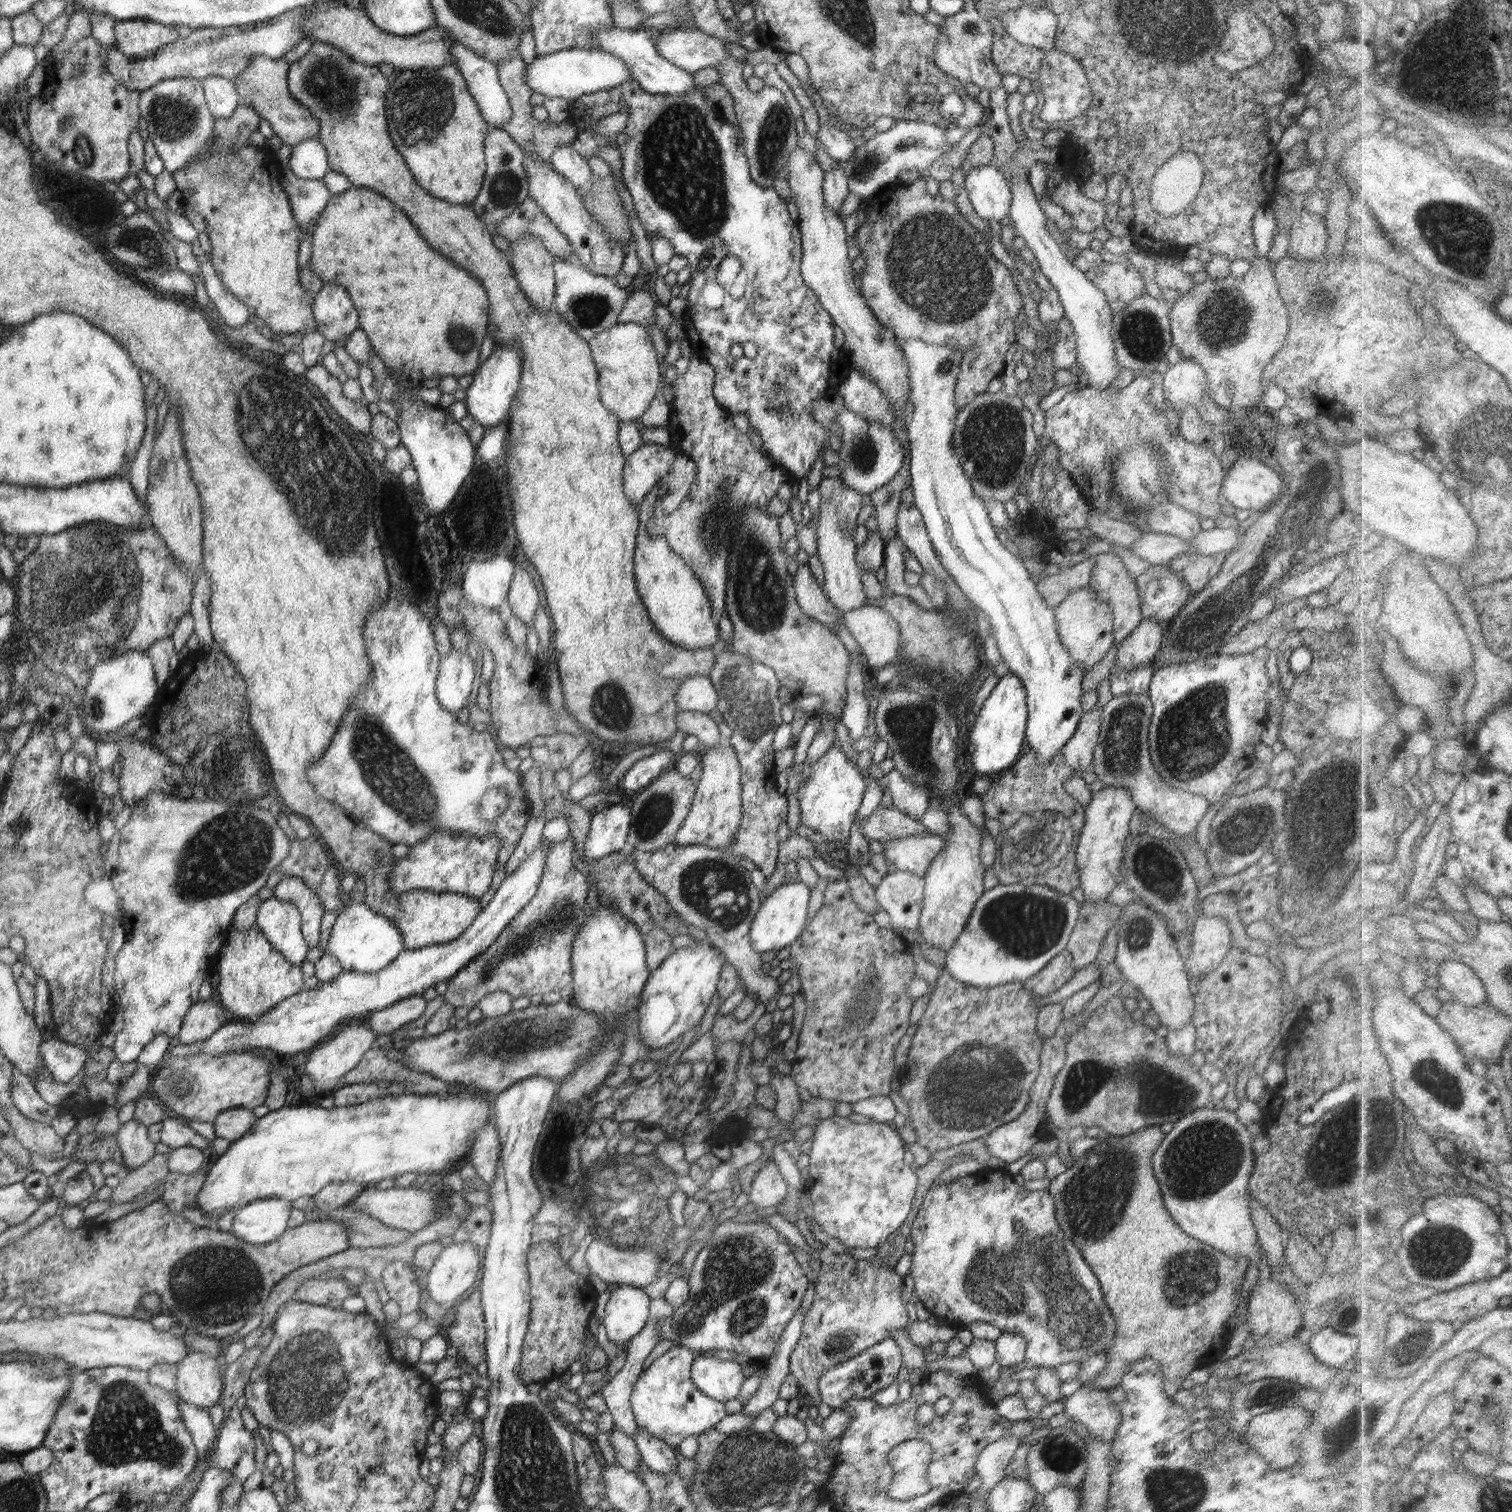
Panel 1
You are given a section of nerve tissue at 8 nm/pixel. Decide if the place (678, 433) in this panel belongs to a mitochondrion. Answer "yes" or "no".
no

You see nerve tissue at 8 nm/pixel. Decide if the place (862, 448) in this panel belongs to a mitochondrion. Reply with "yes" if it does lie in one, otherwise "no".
yes

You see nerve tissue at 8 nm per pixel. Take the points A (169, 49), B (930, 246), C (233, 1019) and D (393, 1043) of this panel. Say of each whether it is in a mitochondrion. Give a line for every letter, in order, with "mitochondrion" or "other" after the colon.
A: other
B: mitochondrion
C: other
D: other

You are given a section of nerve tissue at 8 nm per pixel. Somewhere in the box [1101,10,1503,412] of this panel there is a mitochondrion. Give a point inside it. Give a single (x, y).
(1462, 236)

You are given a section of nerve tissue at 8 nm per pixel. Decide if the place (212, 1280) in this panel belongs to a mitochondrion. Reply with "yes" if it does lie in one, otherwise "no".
yes

